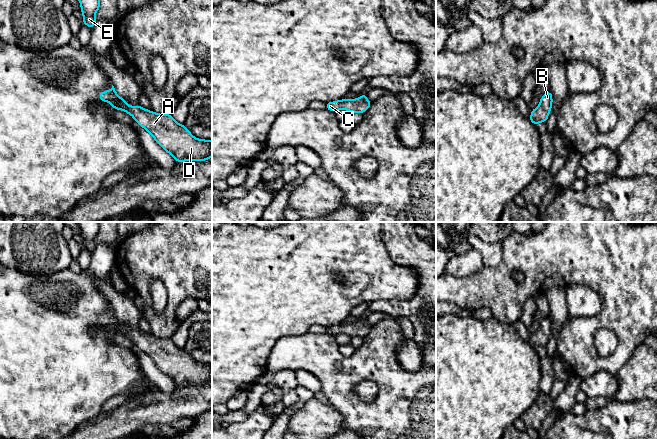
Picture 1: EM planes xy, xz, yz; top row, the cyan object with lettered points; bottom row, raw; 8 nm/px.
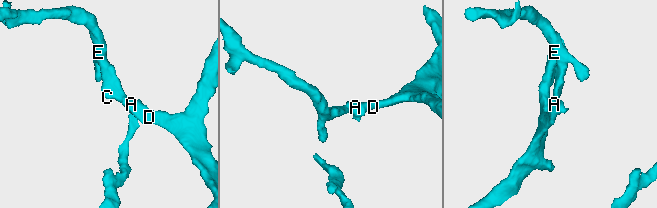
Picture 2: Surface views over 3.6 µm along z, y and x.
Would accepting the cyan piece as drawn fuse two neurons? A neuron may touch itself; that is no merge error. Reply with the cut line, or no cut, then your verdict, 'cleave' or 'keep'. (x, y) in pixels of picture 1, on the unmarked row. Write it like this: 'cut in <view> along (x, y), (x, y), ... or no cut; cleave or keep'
no cut; keep

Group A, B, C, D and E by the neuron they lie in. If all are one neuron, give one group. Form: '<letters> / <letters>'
A B C D E

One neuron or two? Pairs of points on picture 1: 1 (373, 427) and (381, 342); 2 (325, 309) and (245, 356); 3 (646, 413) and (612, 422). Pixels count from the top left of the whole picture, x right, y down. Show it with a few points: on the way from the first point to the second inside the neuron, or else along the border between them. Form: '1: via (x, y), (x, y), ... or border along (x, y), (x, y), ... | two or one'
1: via (385, 406), (385, 370), (381, 363) | one
2: via (305, 309), (292, 309), (265, 336) | one
3: via (638, 416), (620, 418) | one

